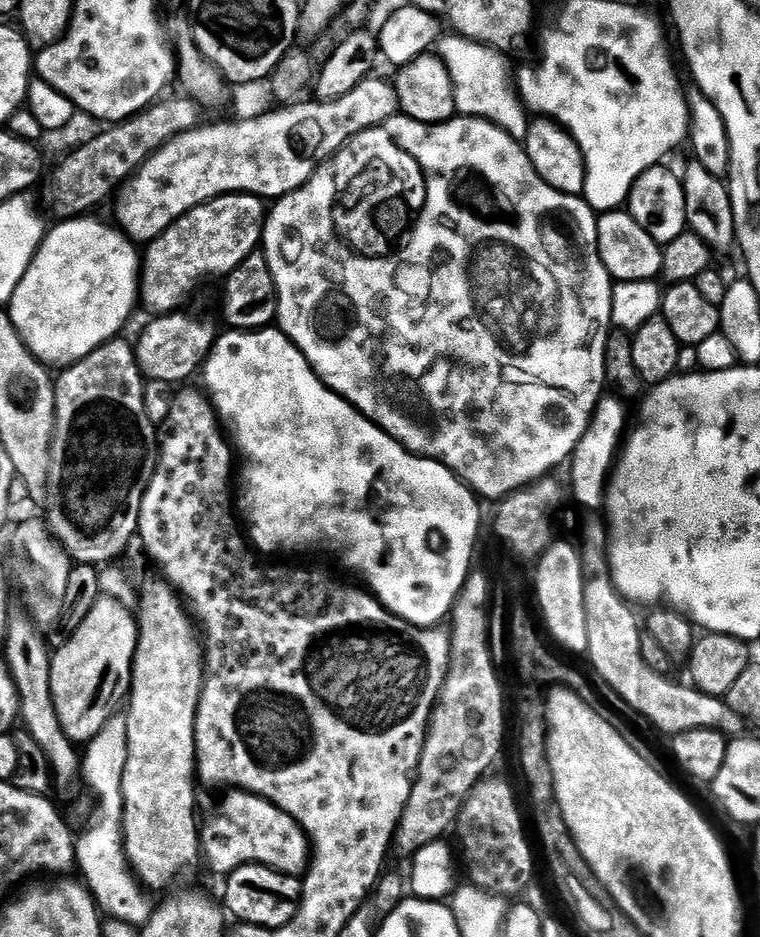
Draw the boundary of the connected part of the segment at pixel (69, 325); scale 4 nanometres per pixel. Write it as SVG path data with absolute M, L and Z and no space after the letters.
M80 214L75 218L64 218L56 225L49 227L44 235L44 240L40 244L40 248L33 256L33 260L29 264L29 268L25 272L25 276L18 282L17 288L14 290L13 298L6 304L7 316L16 328L17 334L24 341L25 347L29 352L45 366L53 366L52 364L64 364L62 366L71 366L77 361L84 359L96 348L102 347L113 338L121 335L120 327L127 322L132 316L132 307L138 304L138 248L129 237L125 236L119 227L113 226L111 223L103 224L100 220L95 220L95 215Z

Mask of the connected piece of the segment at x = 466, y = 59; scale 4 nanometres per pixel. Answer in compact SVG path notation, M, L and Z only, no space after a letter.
M455 34L442 35L435 45L434 52L448 68L459 115L488 120L511 134L517 142L526 140L530 116L514 87L513 77L508 77L508 64L504 61L507 59L501 53L486 44Z

